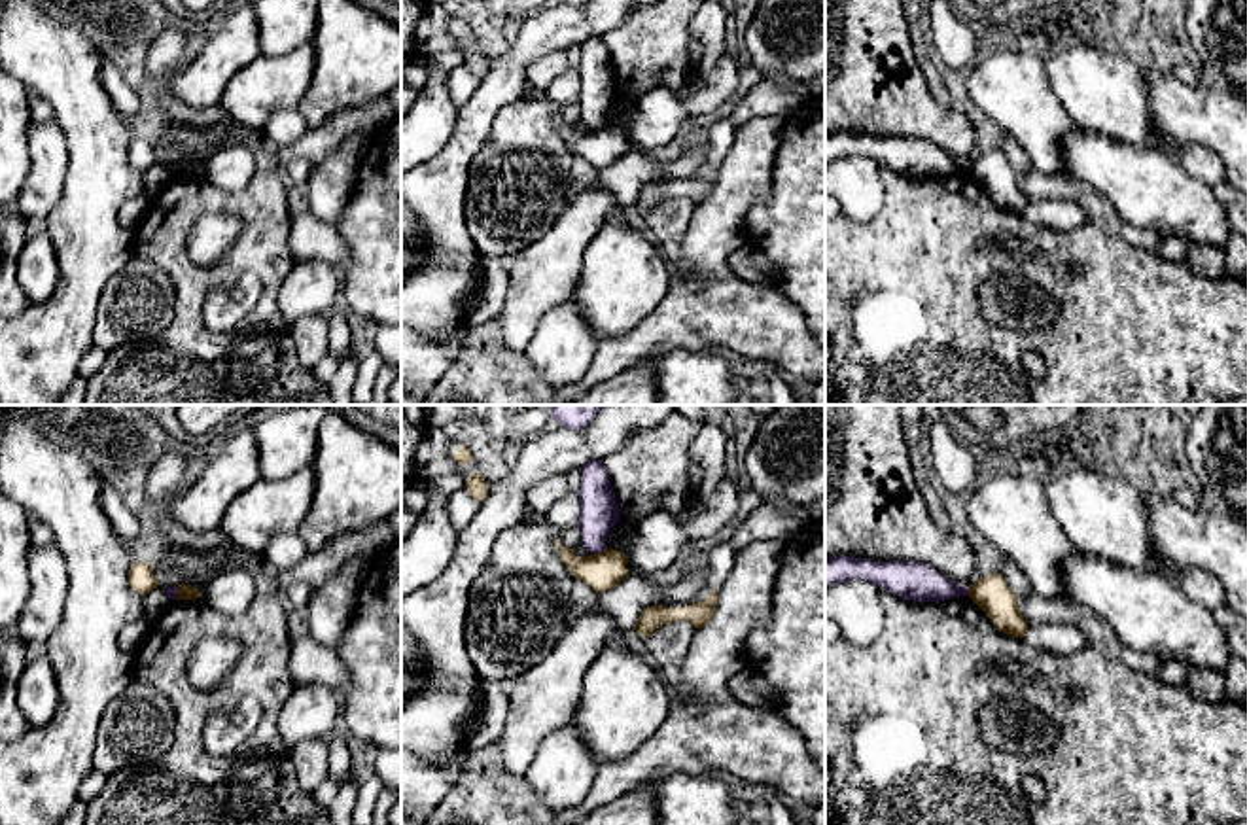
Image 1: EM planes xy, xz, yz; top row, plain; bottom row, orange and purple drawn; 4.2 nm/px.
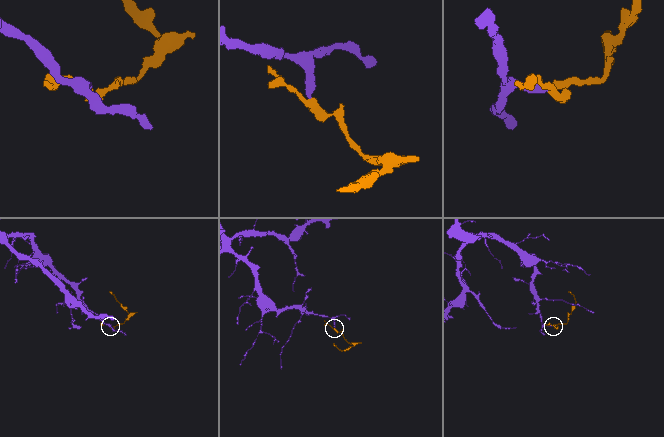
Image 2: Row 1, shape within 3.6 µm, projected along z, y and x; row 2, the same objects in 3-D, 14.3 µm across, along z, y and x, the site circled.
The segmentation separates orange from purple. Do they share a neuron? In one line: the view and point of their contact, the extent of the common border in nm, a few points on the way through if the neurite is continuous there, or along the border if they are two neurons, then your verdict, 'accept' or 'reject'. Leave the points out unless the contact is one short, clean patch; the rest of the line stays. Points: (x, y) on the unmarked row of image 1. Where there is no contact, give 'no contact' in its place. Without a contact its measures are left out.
xz (598, 129) | 80 nm | along xz (606, 123), (591, 131) | reject

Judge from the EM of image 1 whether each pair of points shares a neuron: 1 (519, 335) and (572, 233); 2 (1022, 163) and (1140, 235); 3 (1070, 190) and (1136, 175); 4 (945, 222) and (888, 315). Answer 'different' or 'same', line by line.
1: same
2: different
3: different
4: same

